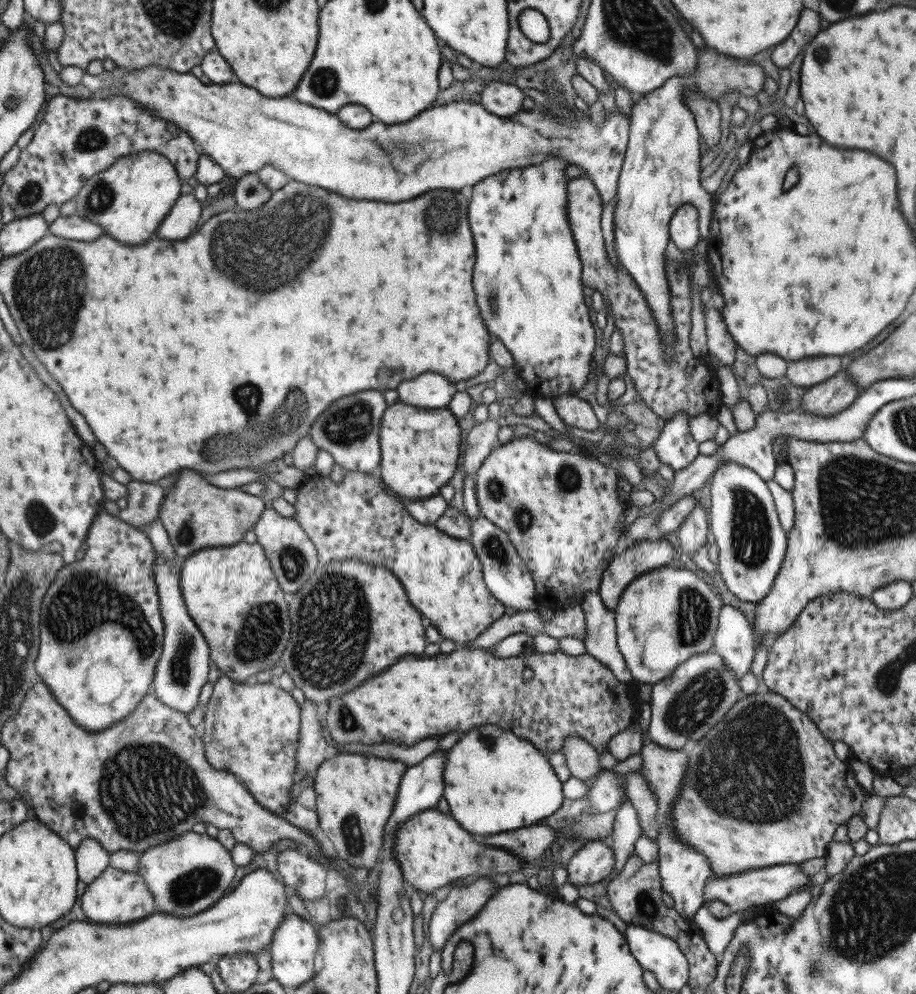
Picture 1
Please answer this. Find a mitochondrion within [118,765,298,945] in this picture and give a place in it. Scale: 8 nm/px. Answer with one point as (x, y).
(196, 884)

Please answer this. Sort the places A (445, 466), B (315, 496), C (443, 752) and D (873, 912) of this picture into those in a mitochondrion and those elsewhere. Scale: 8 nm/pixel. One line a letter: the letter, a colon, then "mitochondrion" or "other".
A: other
B: other
C: other
D: mitochondrion

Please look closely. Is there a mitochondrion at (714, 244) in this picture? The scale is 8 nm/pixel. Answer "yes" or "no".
no

